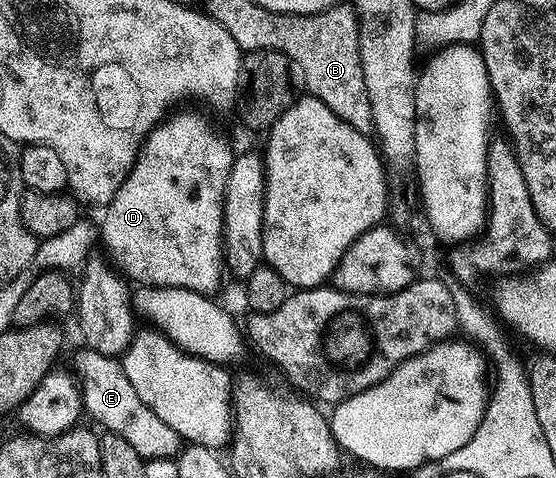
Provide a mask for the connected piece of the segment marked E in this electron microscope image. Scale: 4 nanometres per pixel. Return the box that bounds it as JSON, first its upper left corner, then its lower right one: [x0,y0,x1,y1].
[73,348,183,460]

